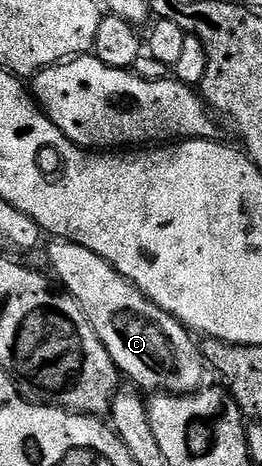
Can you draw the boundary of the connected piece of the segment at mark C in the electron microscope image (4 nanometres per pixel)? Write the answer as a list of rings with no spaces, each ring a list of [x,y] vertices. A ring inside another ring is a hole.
[[[60,239],[52,244],[49,249],[52,276],[59,285],[61,280],[60,288],[76,299],[79,307],[83,307],[91,327],[95,327],[95,335],[99,335],[103,347],[107,347],[117,365],[118,374],[125,376],[126,373],[138,390],[150,389],[148,392],[153,395],[196,393],[206,384],[205,356],[201,354],[200,344],[190,330],[146,299],[143,291],[119,275],[111,263],[87,251],[87,247]]]

